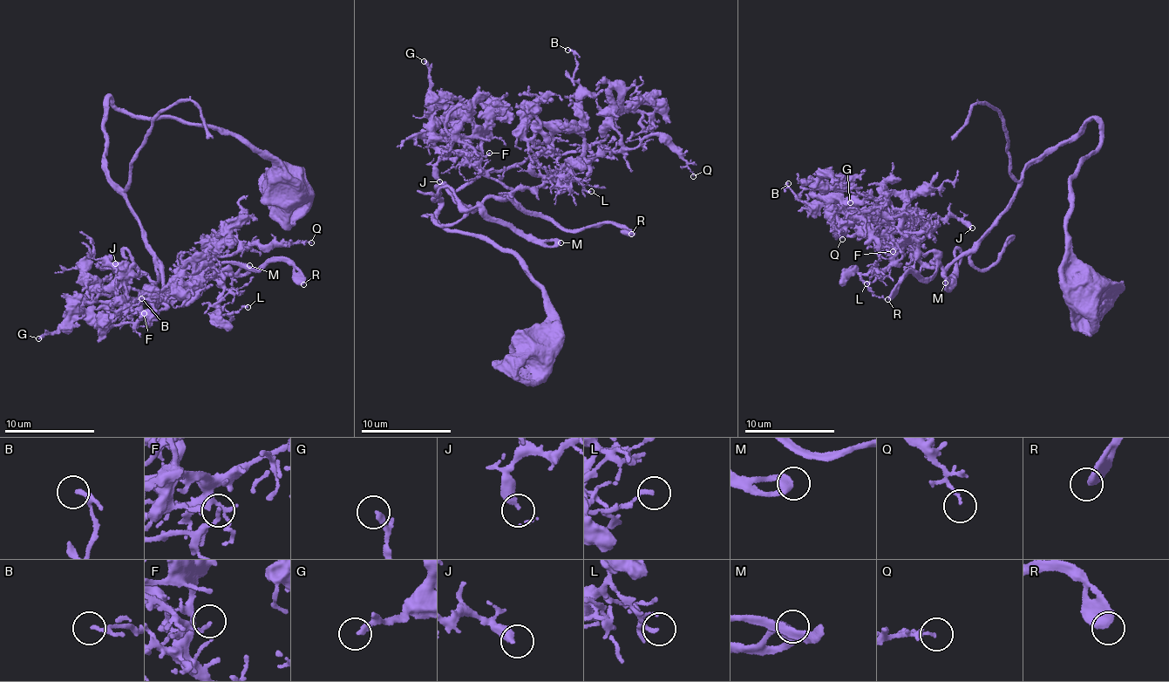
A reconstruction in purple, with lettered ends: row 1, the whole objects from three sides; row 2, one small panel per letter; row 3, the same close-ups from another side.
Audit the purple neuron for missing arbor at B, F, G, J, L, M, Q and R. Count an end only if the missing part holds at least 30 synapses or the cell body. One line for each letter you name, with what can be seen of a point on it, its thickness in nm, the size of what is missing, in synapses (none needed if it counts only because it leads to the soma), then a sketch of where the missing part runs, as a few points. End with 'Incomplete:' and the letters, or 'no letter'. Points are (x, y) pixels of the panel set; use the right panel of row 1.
Incomplete: no letter

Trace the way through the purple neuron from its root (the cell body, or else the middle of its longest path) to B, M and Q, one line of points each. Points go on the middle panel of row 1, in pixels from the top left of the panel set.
B: (539, 349), (540, 288), (433, 198), (546, 180), (532, 118), (576, 93), (567, 50)
M: (539, 349), (549, 342), (540, 288), (513, 252), (440, 226), (438, 187), (560, 242)
Q: (539, 349), (549, 342), (540, 288), (513, 252), (440, 226), (438, 187), (469, 208), (657, 135), (693, 176)

